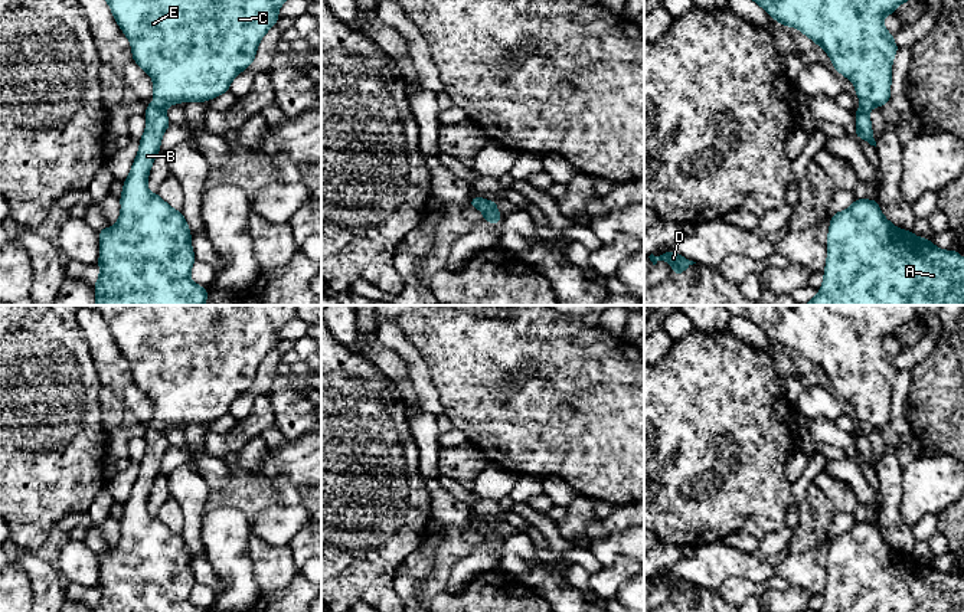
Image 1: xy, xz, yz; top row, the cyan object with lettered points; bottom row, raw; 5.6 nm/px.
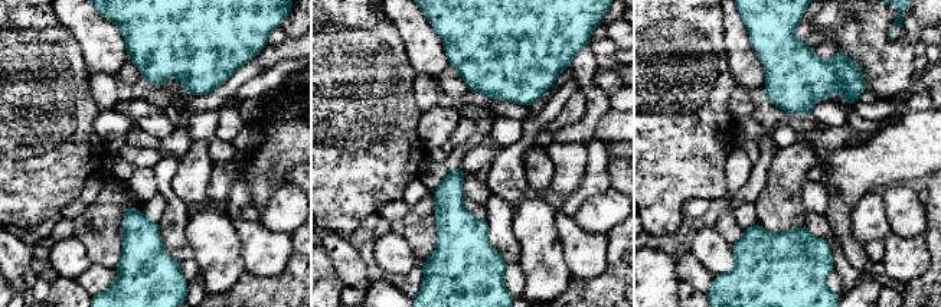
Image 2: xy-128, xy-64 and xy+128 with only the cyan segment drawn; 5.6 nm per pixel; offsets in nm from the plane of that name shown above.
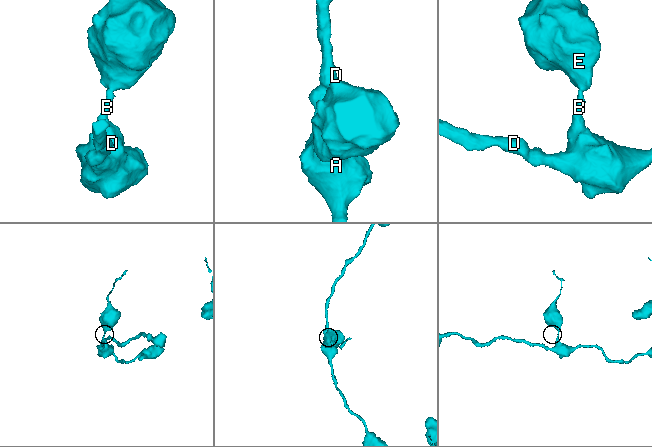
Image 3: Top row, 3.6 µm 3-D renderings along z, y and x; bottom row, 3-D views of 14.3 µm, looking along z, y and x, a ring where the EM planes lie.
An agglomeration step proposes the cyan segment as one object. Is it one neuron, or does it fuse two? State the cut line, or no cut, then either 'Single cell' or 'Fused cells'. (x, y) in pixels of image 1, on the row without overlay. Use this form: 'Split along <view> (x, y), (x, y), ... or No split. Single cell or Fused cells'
No split. Single cell

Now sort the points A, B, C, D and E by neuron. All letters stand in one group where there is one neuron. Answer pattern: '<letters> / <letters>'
A B C D E

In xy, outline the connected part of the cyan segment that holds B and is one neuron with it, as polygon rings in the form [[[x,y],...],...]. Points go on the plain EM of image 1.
[[[97,305],[111,334],[128,360],[133,383],[154,406],[151,426],[146,432],[146,454],[128,500],[124,503],[121,536],[114,550],[99,557],[99,602],[95,612],[206,612],[190,602],[196,583],[192,573],[190,550],[182,534],[169,528],[157,516],[150,516],[147,501],[164,454],[171,446],[166,431],[177,425],[205,425],[229,413],[233,400],[254,384],[264,357],[278,344],[278,333],[297,317],[297,305]]]

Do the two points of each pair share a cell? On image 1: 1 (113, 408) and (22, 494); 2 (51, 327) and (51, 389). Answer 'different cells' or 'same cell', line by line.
1: different cells
2: same cell

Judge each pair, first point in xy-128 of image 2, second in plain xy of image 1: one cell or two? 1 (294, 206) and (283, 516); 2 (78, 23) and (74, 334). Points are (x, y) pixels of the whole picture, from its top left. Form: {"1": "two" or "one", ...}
{"1": "one", "2": "two"}

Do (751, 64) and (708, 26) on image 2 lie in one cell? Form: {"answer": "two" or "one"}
{"answer": "two"}

